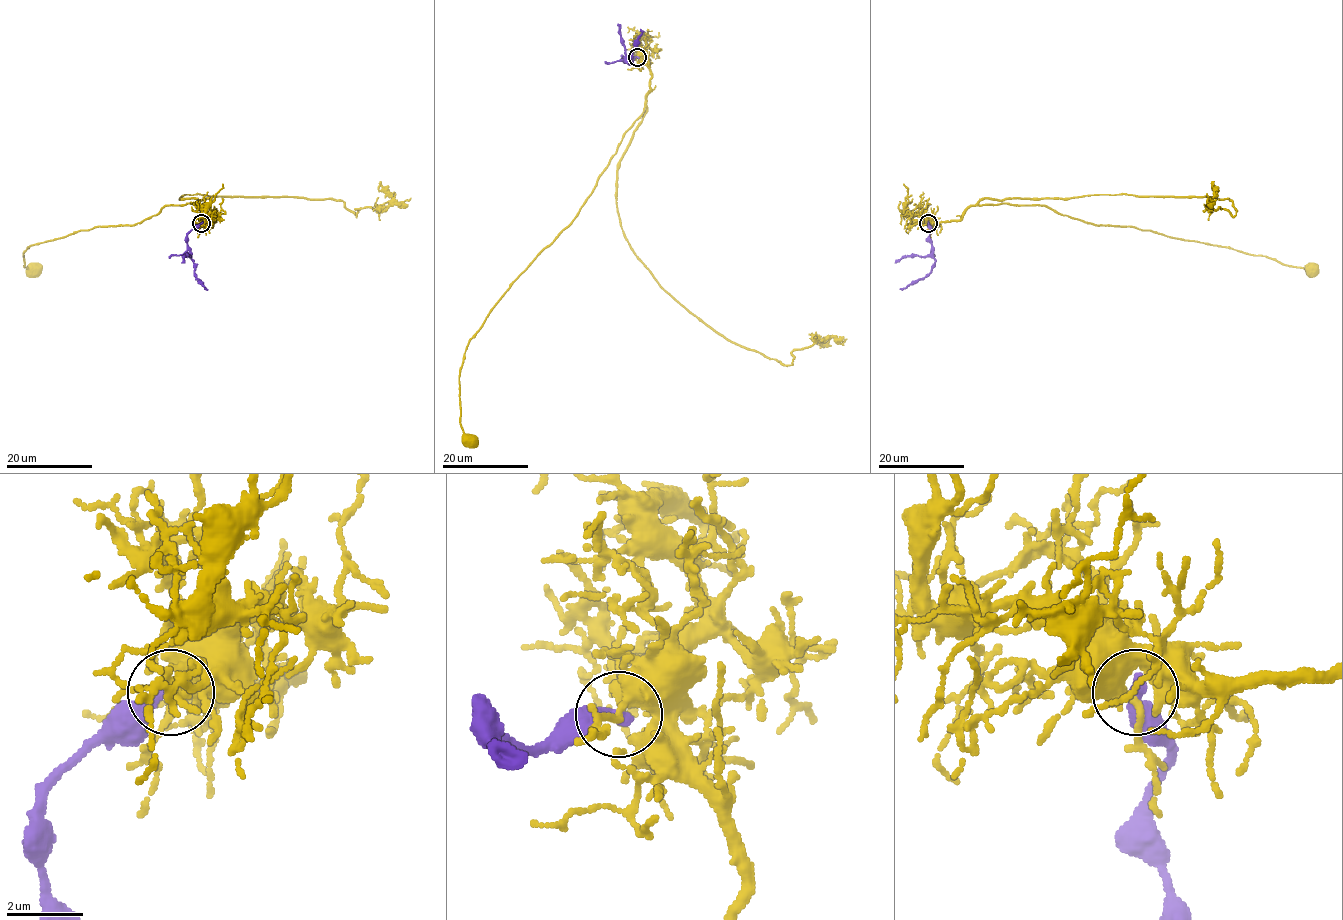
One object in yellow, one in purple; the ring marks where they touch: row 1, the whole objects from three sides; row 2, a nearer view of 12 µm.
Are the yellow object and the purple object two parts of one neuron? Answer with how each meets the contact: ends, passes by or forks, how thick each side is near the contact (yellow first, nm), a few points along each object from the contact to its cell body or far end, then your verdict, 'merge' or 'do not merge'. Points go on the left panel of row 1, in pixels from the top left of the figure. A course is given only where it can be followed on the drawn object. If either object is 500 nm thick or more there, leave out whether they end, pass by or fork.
yellow passes by | purple ends | 240/420 nm | yellow via (201, 223), (214, 222), (209, 200), (184, 194), (341, 200), (356, 216), (388, 206), (380, 181) | purple via (201, 223), (187, 235), (194, 274), (204, 289) | do not merge

